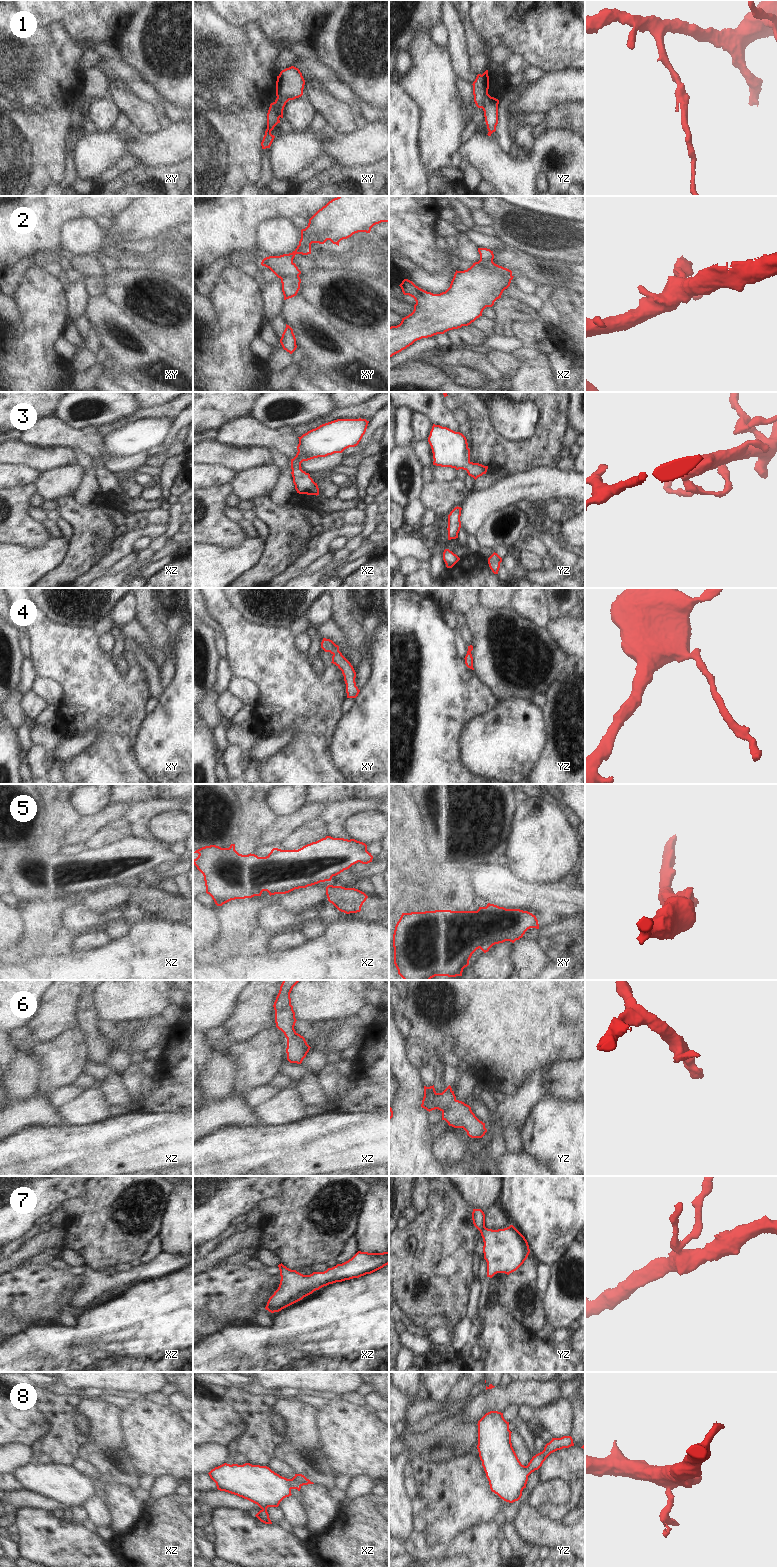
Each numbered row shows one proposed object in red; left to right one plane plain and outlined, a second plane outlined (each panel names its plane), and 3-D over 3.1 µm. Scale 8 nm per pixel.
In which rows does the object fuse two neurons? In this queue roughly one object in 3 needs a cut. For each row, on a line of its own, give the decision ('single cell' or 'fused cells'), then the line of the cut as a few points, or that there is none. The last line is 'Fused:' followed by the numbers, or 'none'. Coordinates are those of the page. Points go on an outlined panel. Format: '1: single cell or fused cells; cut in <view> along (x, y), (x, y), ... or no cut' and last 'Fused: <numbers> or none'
1: fused cells; cut in yz along (488, 94), (481, 107)
2: fused cells; cut in xz along (480, 261), (488, 264), (500, 274), (511, 275)
3: single cell; no cut
4: single cell; no cut
5: fused cells; cut in xy along (485, 907), (485, 913), (480, 920)
6: single cell; no cut
7: single cell; no cut
8: single cell; no cut
Fused: 1, 2, 5

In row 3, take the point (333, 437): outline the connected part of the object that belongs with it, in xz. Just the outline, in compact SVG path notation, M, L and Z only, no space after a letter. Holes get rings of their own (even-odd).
M337 419L319 427L308 431L299 438L299 444L297 446L297 454L291 459L291 469L293 483L295 489L299 494L307 495L319 495L319 488L317 483L313 481L309 473L306 473L301 468L303 461L308 461L318 457L326 457L334 453L342 453L349 447L355 447L361 441L363 435L366 432L369 421L366 419Z

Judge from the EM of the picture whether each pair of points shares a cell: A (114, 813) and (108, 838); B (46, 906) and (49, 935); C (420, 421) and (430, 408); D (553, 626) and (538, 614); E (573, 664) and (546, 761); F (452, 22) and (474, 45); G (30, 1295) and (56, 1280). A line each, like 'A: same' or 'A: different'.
A: different
B: same
C: different
D: different
E: same
F: different
G: same

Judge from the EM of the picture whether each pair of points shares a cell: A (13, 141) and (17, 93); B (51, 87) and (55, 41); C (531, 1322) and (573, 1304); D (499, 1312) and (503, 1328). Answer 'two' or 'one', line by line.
A: two
B: one
C: two
D: one

